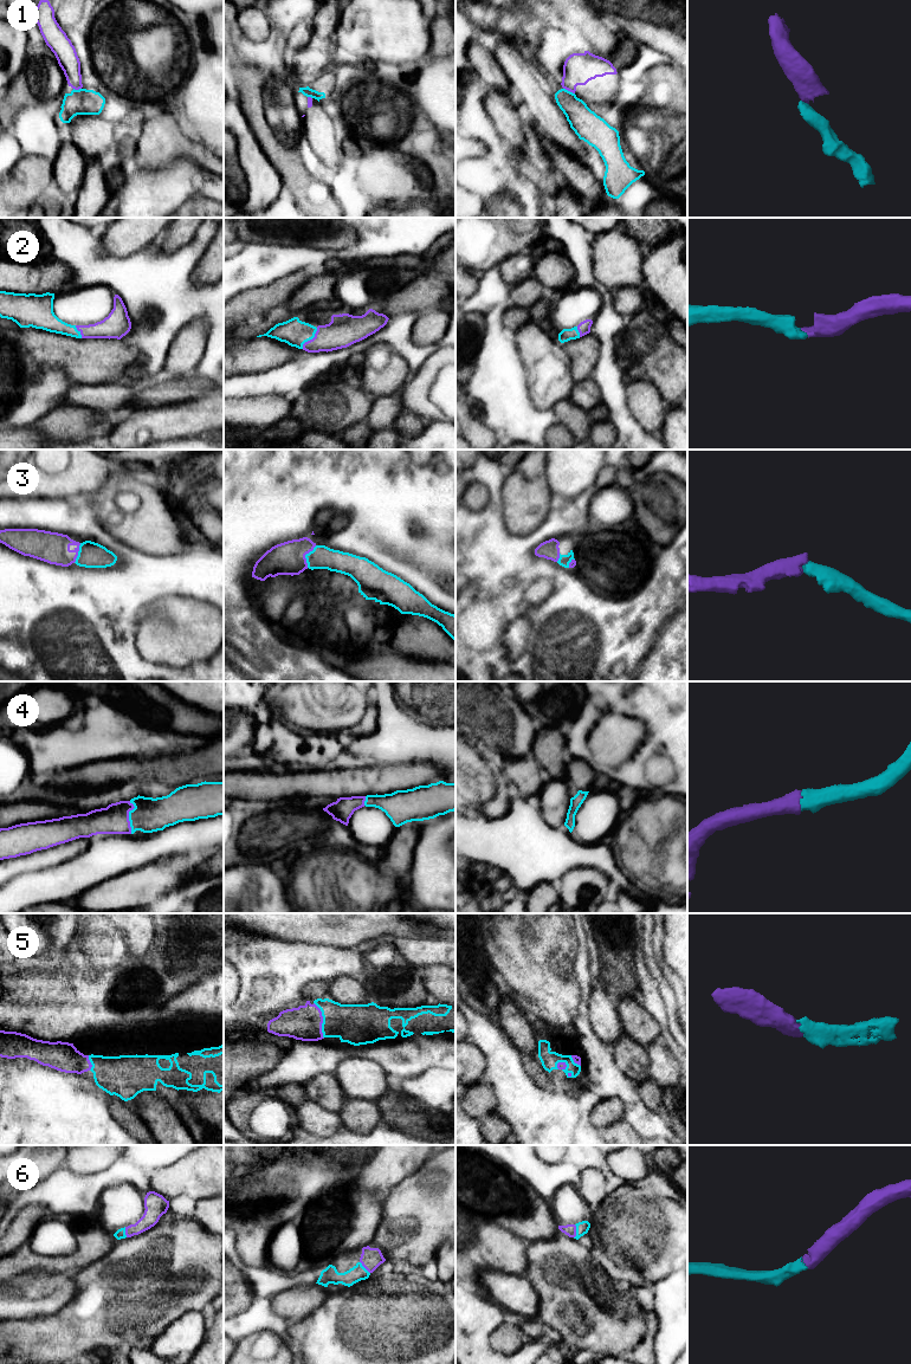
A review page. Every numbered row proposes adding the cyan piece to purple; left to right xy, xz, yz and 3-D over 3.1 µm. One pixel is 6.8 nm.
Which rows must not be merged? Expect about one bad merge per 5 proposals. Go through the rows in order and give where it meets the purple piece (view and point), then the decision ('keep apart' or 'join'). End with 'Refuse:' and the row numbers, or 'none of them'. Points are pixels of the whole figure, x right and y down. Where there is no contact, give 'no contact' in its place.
1: yz (569, 90) | keep apart
2: xz (310, 340) | join
3: xz (304, 556) | join
4: xy (128, 818) | join
5: xz (322, 1020) | join
6: yz (575, 1232) | join
Refuse: 1

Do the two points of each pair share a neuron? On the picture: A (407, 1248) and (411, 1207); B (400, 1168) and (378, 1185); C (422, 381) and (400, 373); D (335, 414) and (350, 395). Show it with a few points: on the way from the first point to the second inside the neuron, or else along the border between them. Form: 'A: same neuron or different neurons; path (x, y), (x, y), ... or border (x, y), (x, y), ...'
A: same neuron; path (407, 1238), (411, 1232), (411, 1217)
B: same neuron; path (394, 1169), (383, 1180)
C: different neurons; border (412, 373), (399, 389)
D: same neuron; path (341, 413), (350, 401)

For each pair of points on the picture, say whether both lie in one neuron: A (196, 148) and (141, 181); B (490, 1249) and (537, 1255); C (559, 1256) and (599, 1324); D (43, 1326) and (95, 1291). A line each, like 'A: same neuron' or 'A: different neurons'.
A: different neurons
B: different neurons
C: same neuron
D: same neuron

